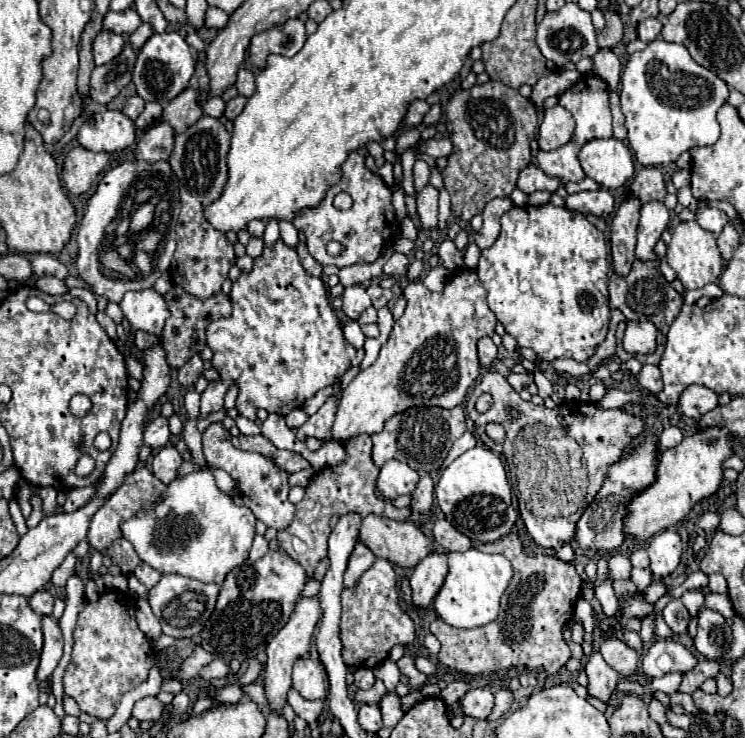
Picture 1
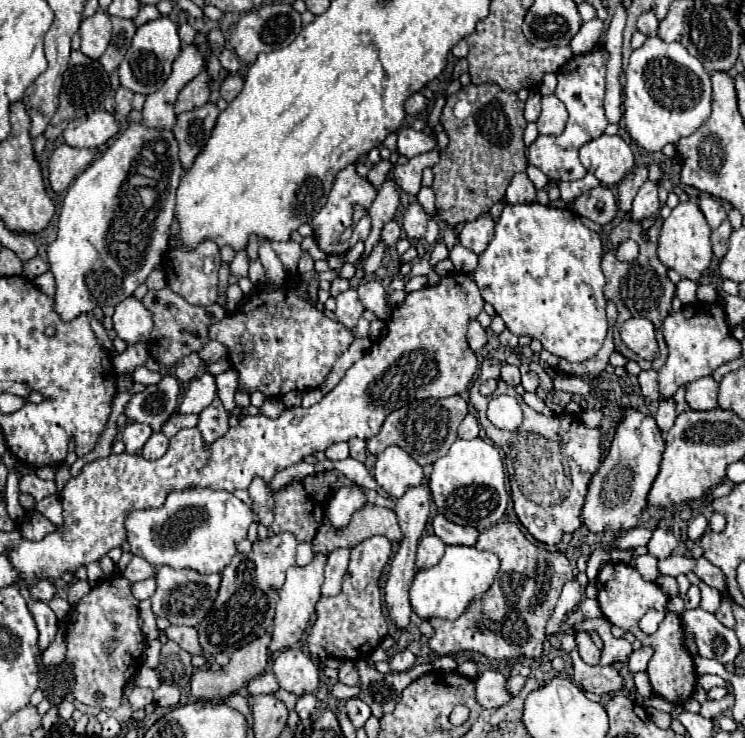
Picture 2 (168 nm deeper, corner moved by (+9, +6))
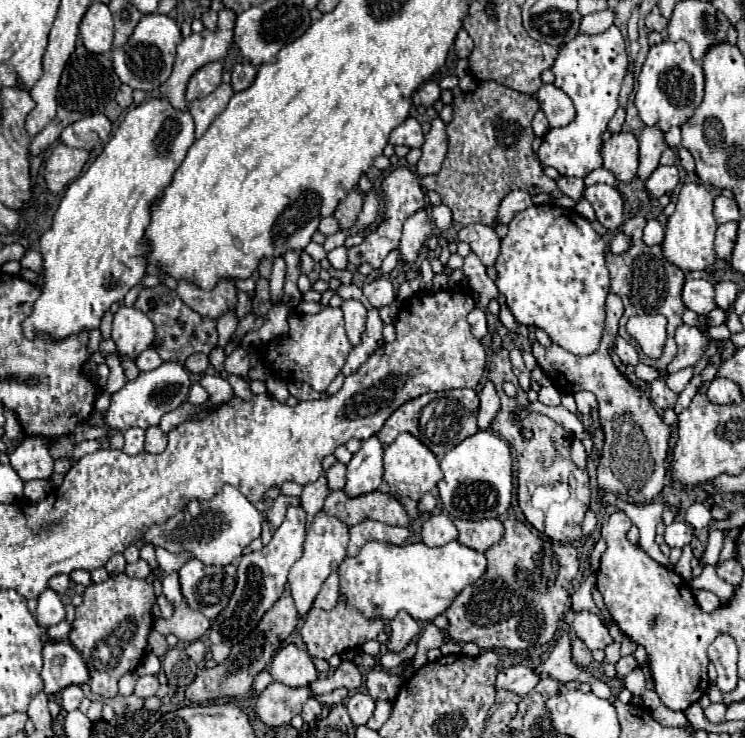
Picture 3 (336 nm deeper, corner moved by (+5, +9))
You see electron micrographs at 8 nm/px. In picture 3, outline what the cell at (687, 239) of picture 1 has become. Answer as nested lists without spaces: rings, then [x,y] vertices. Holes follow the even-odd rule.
[[[686,182],[680,190],[676,210],[668,218],[666,236],[662,242],[662,252],[666,260],[676,264],[678,268],[686,270],[704,270],[714,264],[714,232],[716,232],[716,220],[712,216],[712,202],[714,196],[700,184],[700,182]]]

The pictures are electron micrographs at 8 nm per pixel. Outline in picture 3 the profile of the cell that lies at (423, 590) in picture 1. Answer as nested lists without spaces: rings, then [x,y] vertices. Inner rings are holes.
[[[432,514],[422,526],[422,542],[430,548],[444,546],[456,540],[456,536],[458,536],[458,530],[454,528],[450,516],[446,514]]]

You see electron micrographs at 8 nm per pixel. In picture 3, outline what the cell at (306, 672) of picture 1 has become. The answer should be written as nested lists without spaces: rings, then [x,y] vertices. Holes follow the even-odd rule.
[[[288,644],[276,652],[270,666],[270,674],[276,682],[282,682],[292,688],[308,686],[318,678],[310,654],[304,648],[298,648],[296,644]]]

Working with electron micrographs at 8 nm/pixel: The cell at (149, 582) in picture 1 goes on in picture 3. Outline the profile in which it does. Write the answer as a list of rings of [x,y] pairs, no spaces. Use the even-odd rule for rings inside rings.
[[[140,558],[138,562],[134,562],[134,564],[128,564],[128,566],[126,566],[126,574],[128,574],[128,576],[132,576],[132,578],[148,578],[148,576],[152,574],[152,570],[150,570],[148,562]]]

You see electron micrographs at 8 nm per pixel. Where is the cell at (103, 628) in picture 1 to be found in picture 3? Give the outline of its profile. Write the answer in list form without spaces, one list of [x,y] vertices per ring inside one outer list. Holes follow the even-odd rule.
[[[126,574],[110,576],[106,582],[90,584],[84,592],[84,602],[76,608],[76,620],[68,640],[82,654],[90,670],[90,690],[110,700],[118,696],[118,680],[138,668],[146,654],[146,638],[152,628],[150,608],[154,602],[154,590],[148,580],[130,578]]]

